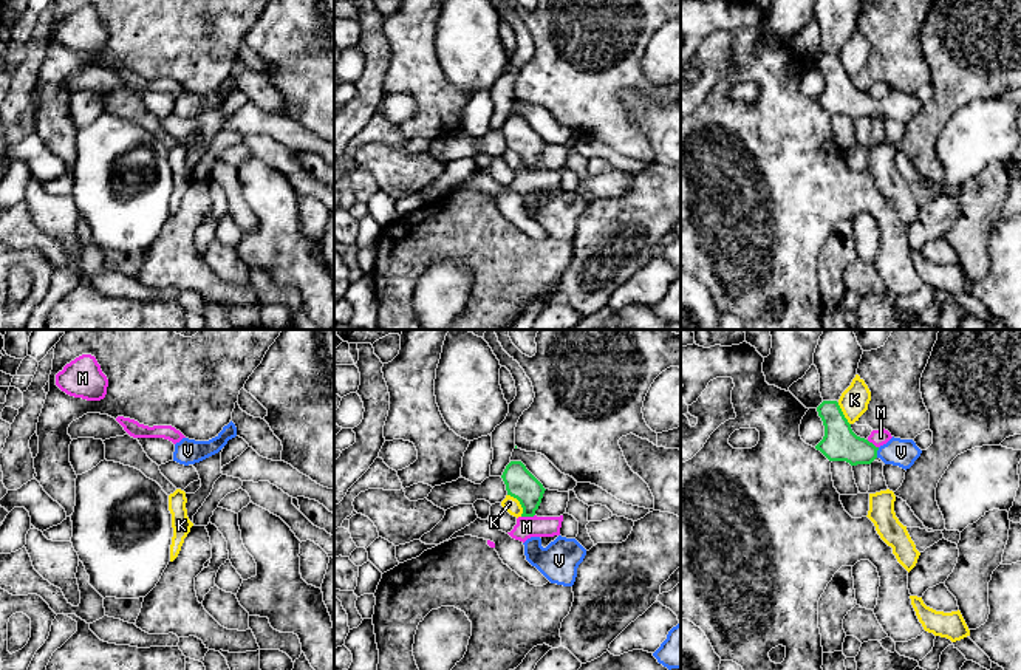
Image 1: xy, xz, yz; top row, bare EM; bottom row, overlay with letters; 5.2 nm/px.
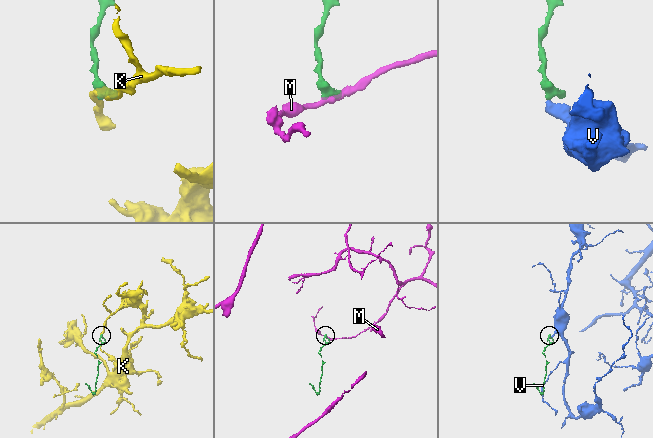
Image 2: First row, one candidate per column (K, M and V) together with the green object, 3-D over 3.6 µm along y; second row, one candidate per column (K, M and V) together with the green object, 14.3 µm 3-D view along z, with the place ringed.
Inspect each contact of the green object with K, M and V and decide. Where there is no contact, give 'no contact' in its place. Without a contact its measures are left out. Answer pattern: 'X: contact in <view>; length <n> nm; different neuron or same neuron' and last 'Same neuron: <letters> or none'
K: contact in xz; length 140 nm; different neuron
M: contact in xz; length 70 nm; different neuron
V: contact in yz; length 60 nm; same neuron
Same neuron: V

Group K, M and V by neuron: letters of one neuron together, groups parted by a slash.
K / M / V

